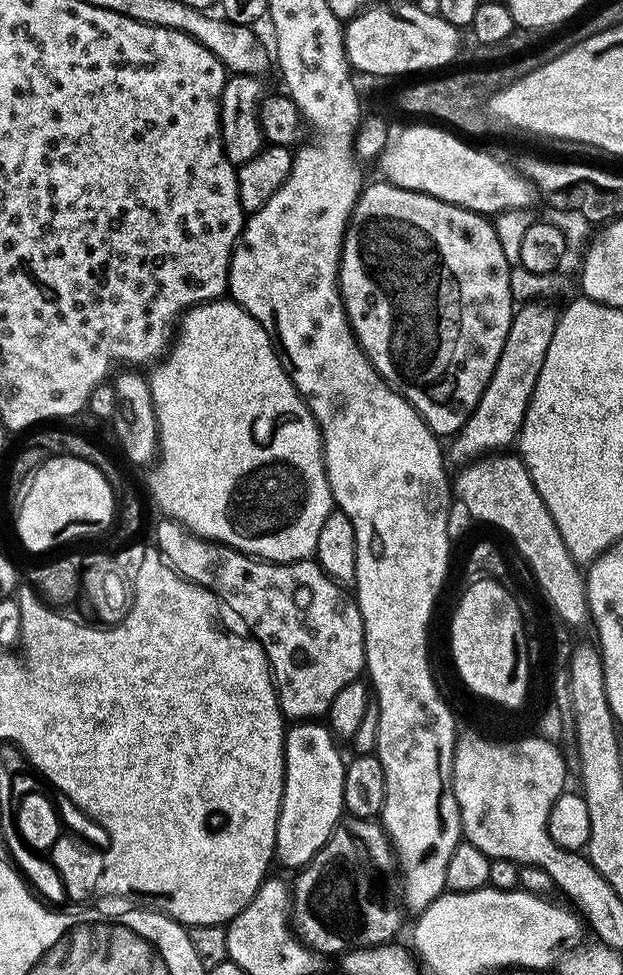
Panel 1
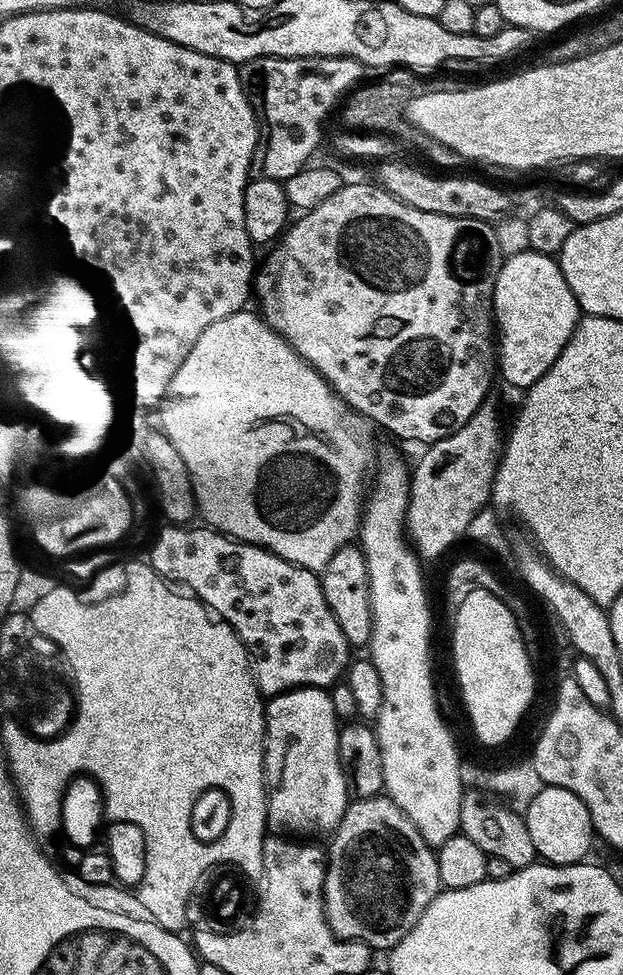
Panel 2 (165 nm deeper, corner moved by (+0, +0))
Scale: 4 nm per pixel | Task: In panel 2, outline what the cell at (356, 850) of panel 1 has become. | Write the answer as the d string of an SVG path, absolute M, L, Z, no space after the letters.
M384 794L371 796L365 800L353 799L330 837L332 837L332 845L327 845L326 867L324 869L324 913L330 930L335 934L337 940L362 942L373 950L379 950L379 948L390 950L399 940L406 938L406 934L410 934L410 930L418 922L418 918L422 918L426 906L430 906L430 902L436 897L436 893L441 891L442 885L438 878L436 852L428 847L428 843L422 838L422 834L418 834L414 822L410 818L406 818L404 811Z

